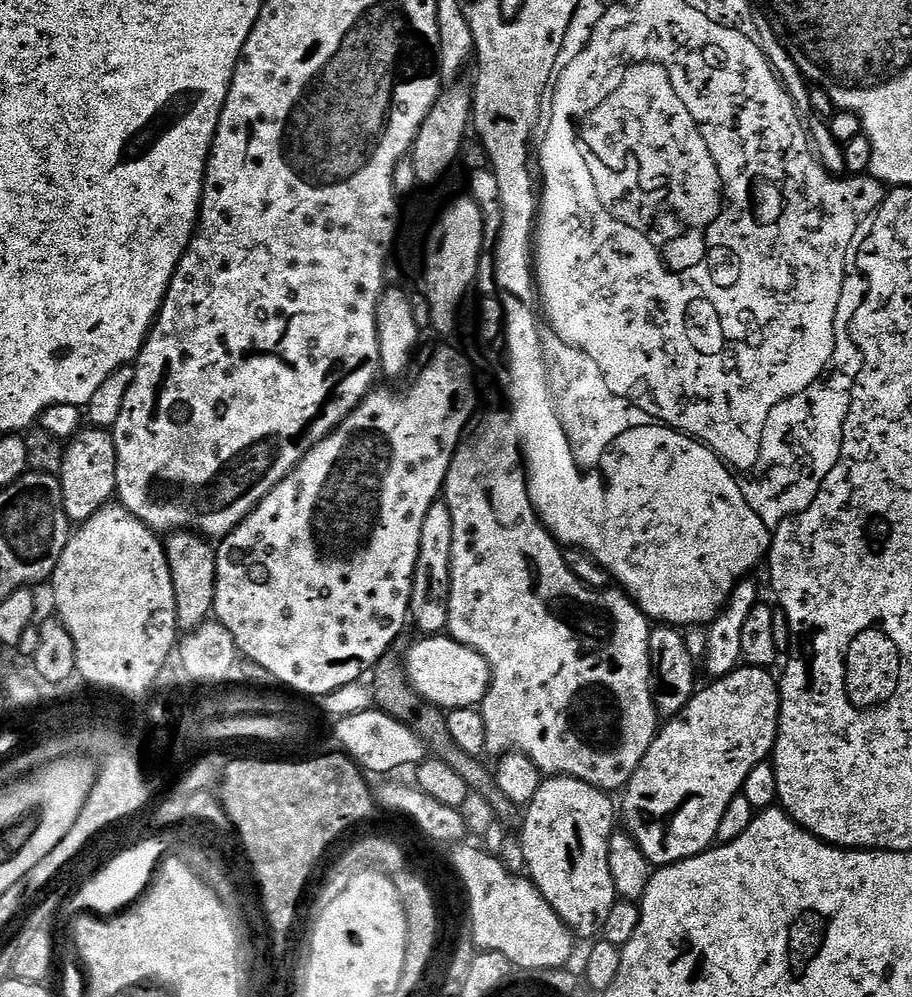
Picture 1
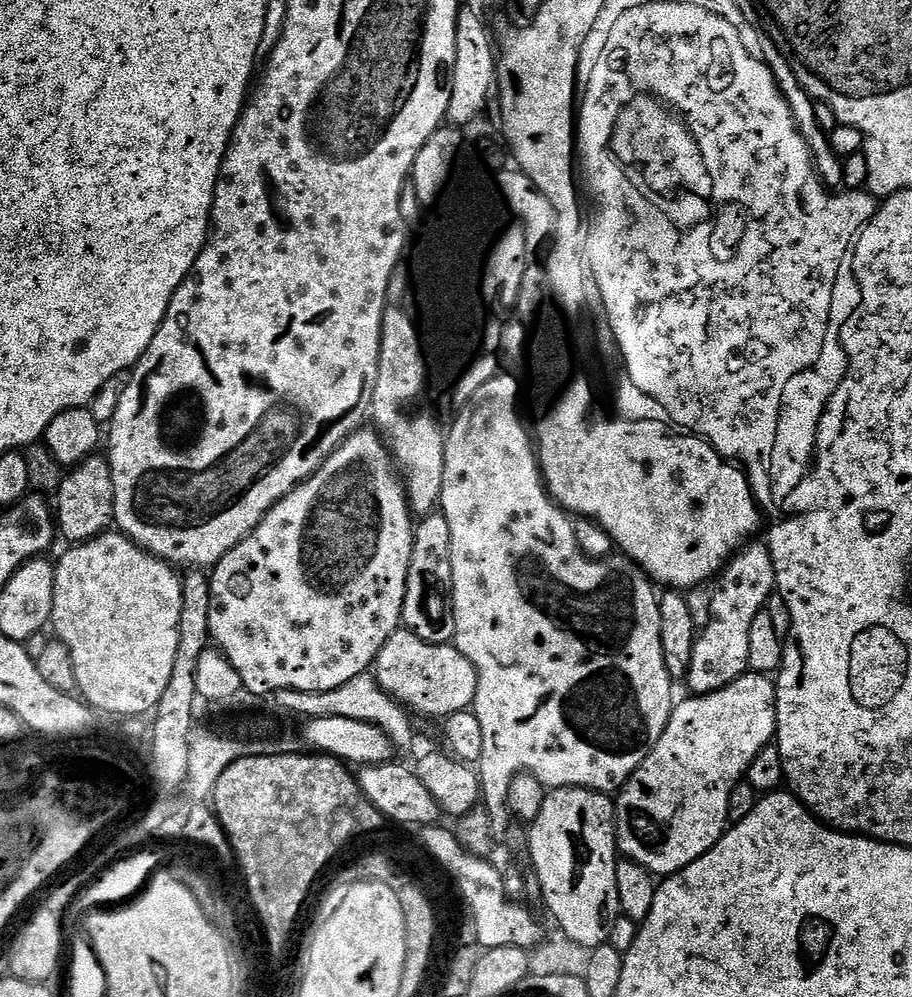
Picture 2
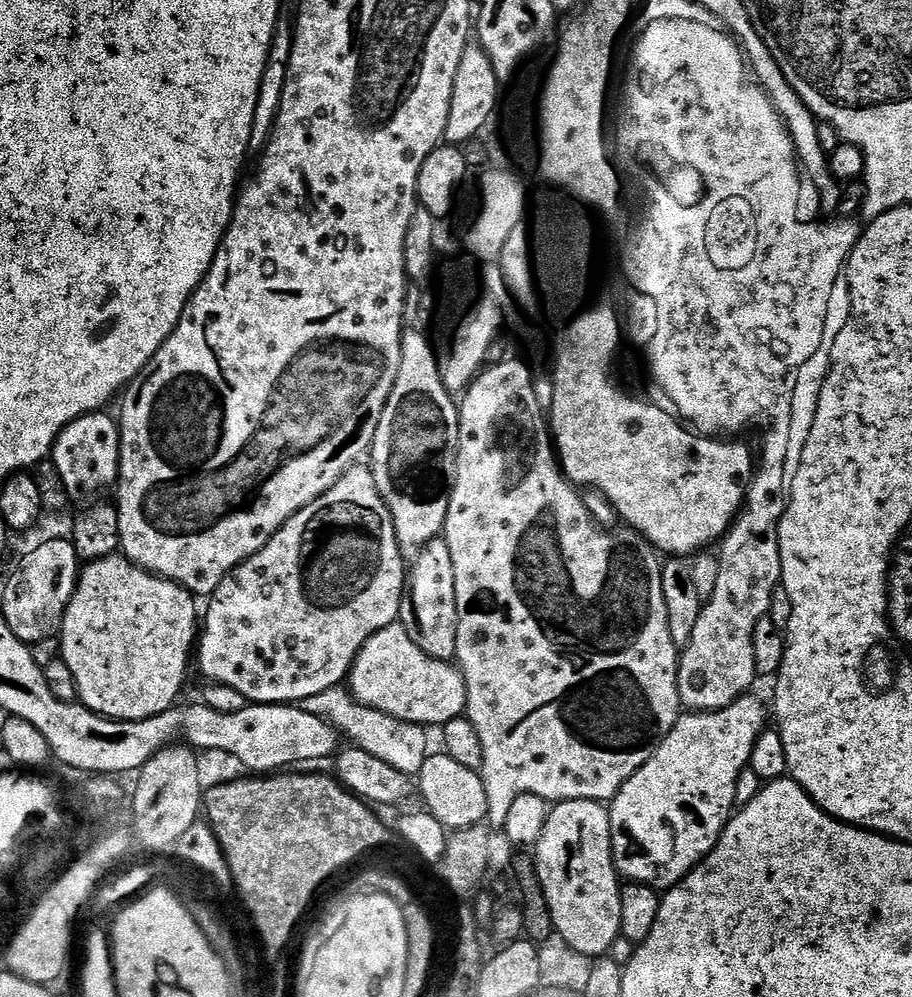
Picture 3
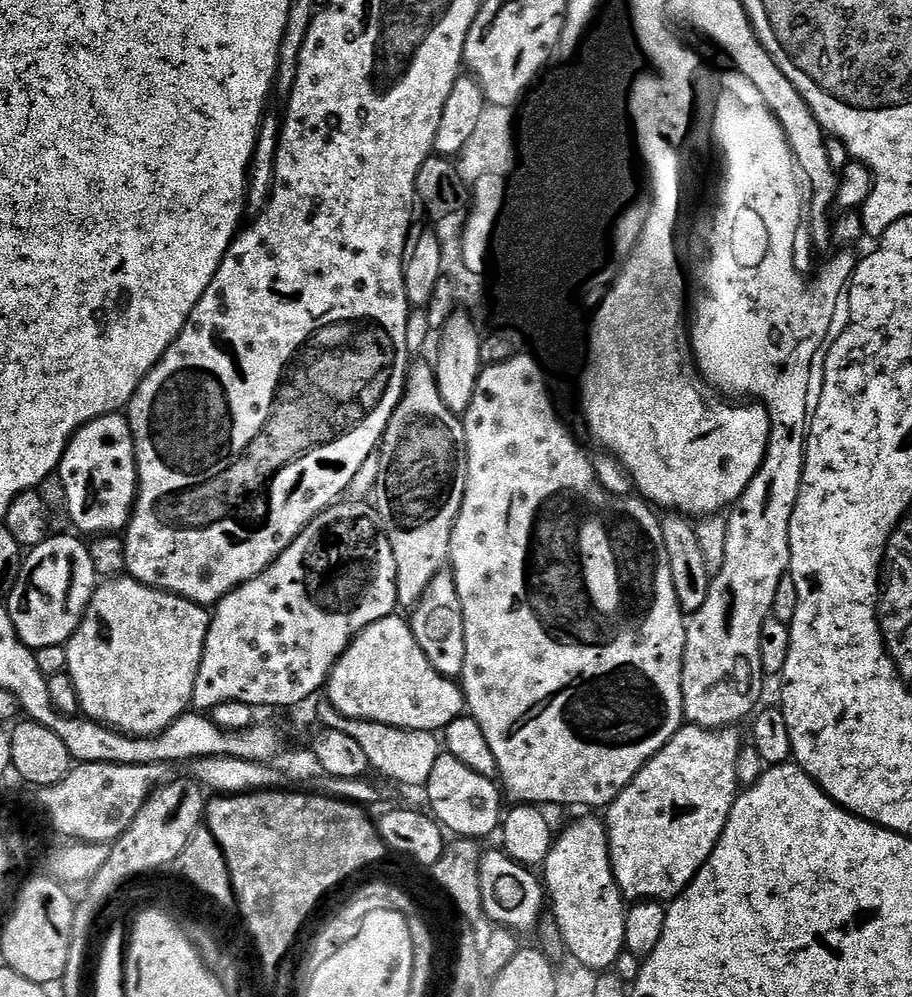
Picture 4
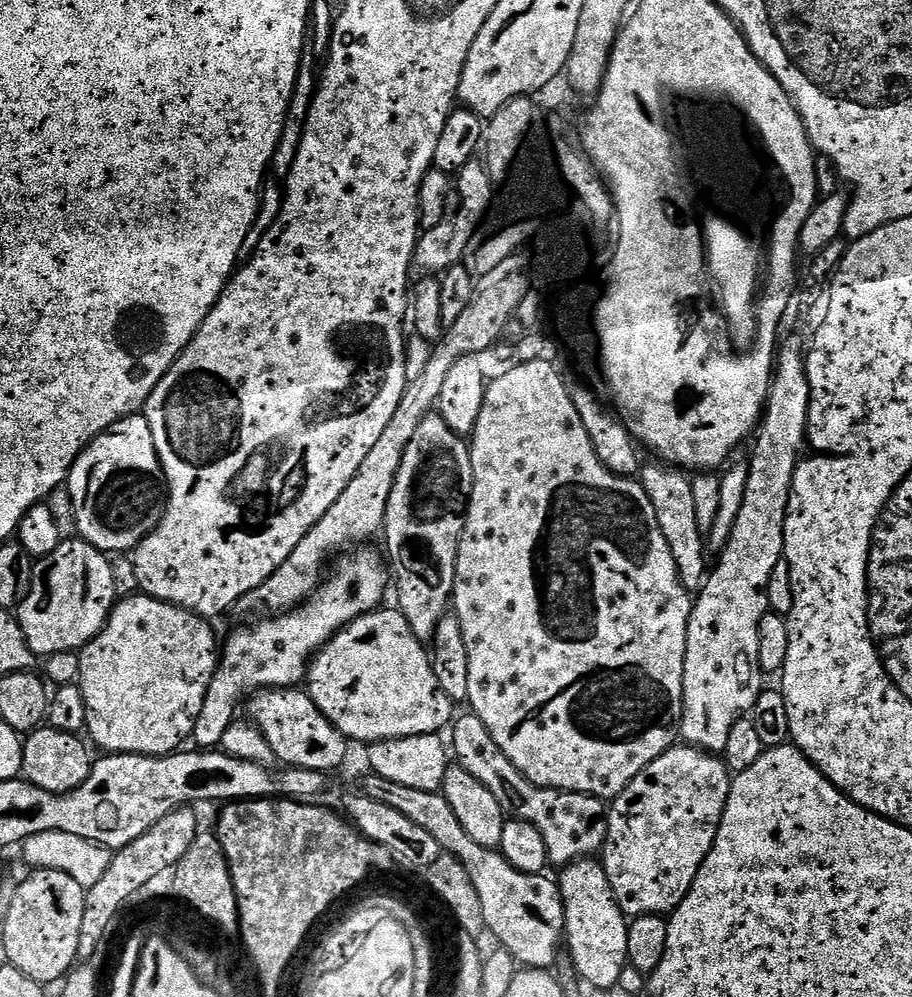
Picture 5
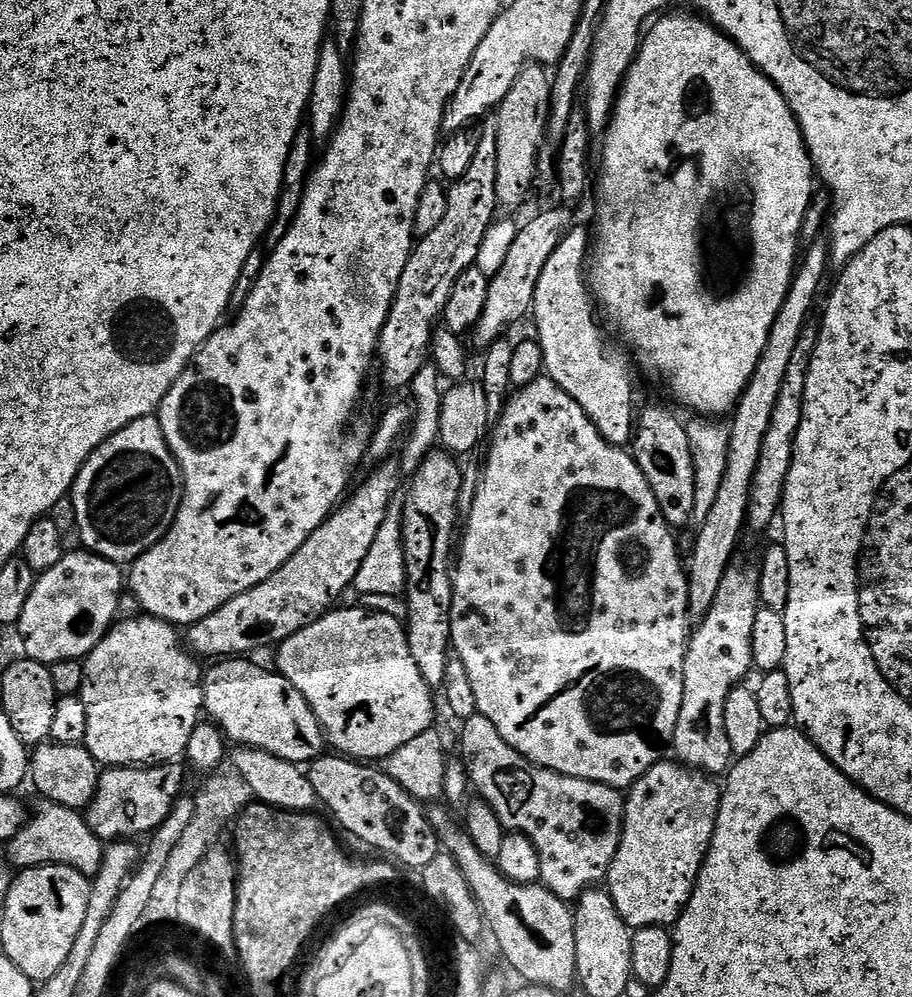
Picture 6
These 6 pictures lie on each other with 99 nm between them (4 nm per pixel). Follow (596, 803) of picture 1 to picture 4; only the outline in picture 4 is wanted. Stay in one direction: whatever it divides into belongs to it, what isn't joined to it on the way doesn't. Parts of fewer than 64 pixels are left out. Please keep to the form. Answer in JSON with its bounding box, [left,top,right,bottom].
[542,814,626,974]

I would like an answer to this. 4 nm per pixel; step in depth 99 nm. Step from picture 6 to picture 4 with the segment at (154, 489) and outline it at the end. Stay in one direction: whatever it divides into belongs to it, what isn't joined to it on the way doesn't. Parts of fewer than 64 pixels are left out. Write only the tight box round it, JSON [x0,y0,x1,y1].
[58,412,138,534]

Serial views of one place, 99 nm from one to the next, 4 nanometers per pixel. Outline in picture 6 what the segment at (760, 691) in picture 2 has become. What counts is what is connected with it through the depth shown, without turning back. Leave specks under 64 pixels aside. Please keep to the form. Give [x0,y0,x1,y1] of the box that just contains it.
[606,762,721,929]

